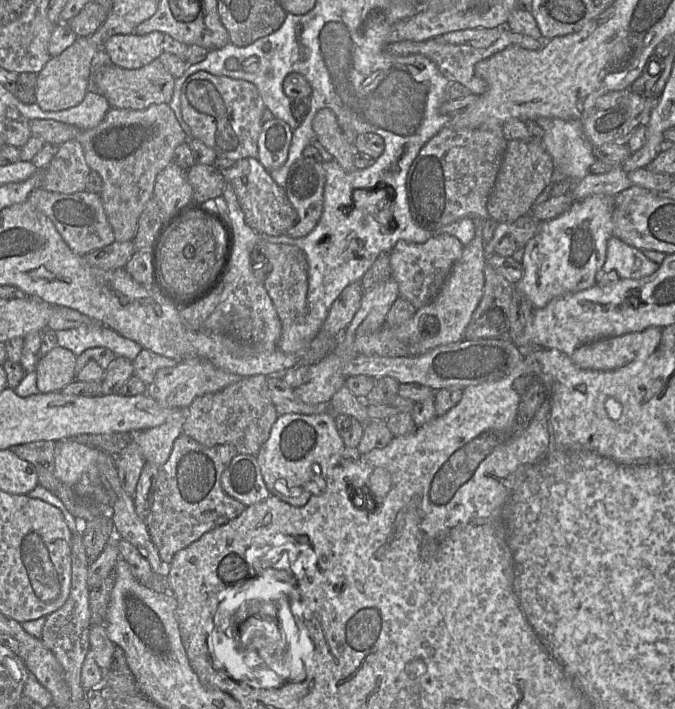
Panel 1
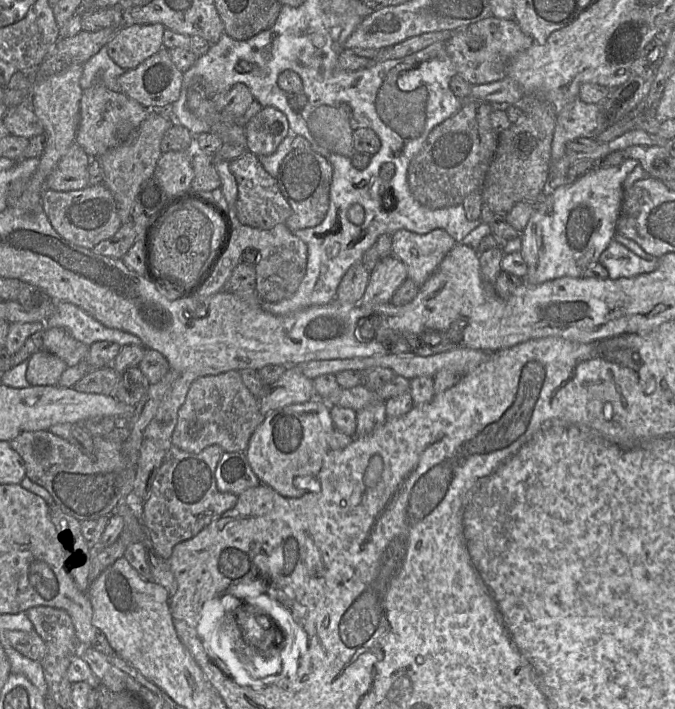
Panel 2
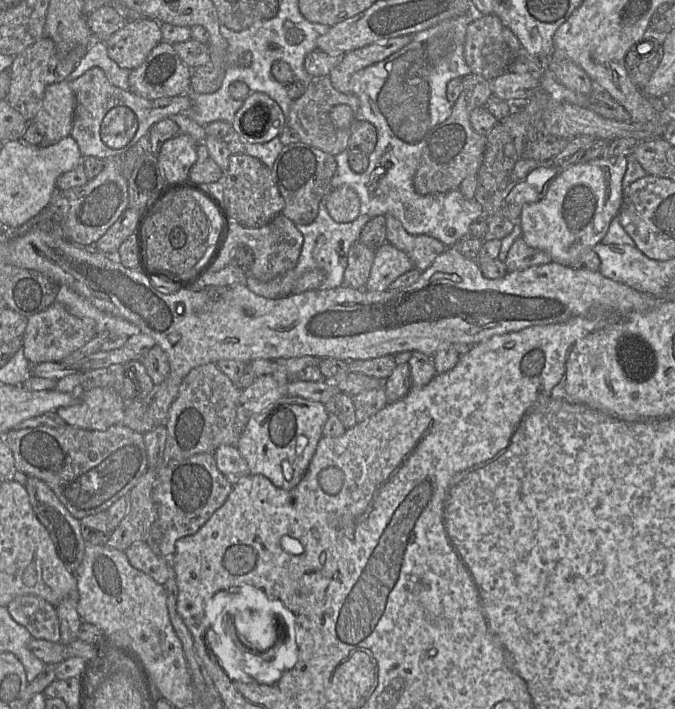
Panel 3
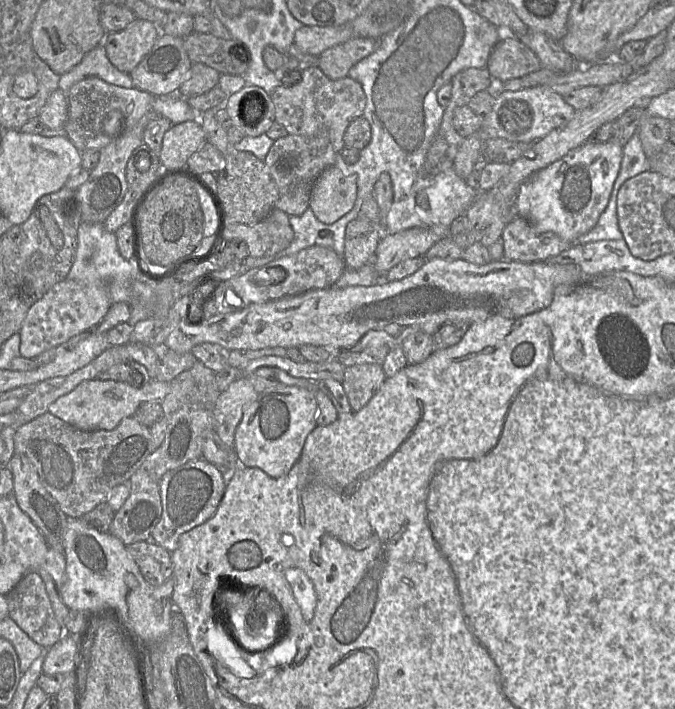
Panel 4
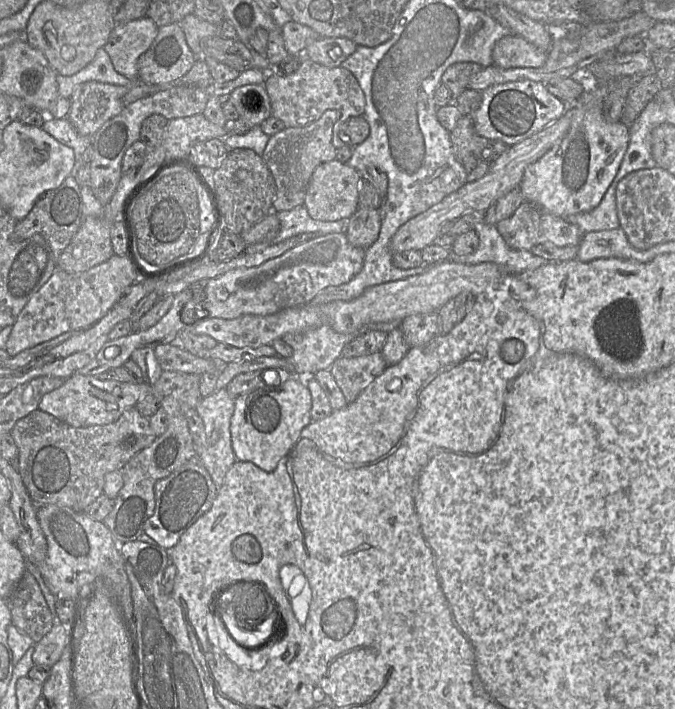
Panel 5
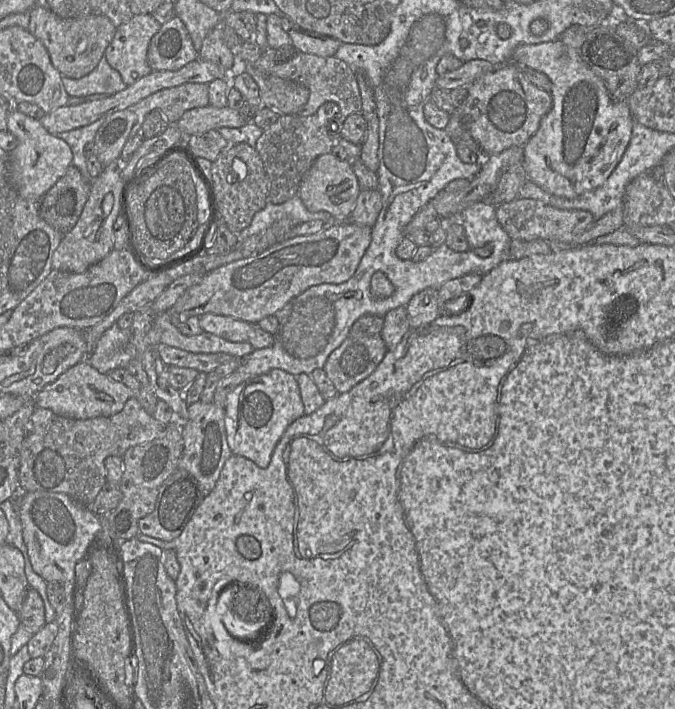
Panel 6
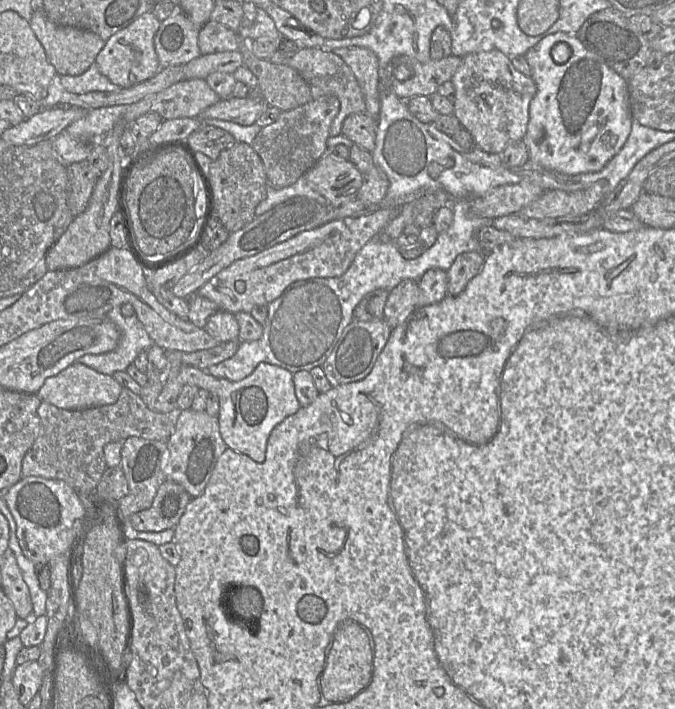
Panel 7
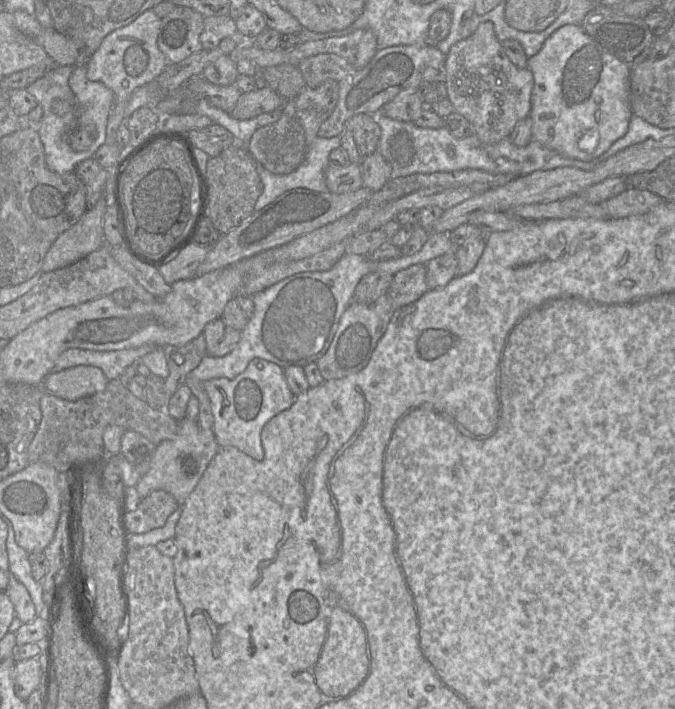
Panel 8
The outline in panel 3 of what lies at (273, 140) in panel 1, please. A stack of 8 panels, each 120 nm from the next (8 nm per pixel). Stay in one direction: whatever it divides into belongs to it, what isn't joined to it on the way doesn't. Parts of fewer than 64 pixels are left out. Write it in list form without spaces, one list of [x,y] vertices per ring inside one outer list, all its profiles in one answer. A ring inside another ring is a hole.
[[[250,92],[232,122],[232,129],[245,143],[251,144],[263,144],[277,138],[285,126],[280,106],[262,92]]]

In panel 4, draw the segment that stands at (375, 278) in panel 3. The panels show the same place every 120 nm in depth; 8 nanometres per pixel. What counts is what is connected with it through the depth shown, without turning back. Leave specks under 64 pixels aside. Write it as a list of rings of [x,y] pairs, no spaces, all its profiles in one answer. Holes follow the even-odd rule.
[[[410,228],[395,234],[383,234],[374,256],[373,265],[381,278],[391,268],[410,258],[424,257],[441,236],[431,229]]]

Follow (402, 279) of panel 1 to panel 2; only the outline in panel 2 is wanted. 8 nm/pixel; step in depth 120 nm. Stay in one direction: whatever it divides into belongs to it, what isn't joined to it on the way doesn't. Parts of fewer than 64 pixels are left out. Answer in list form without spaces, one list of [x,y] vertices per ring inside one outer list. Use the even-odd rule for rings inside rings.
[[[442,229],[427,234],[398,230],[392,236],[392,255],[407,268],[408,278],[421,287],[444,257],[456,246],[455,240]]]

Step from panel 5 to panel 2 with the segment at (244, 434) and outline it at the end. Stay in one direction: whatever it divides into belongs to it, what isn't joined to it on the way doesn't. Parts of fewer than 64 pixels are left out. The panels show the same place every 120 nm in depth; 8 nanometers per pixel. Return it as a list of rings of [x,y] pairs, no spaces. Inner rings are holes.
[[[319,398],[292,404],[268,413],[252,434],[245,454],[249,464],[264,483],[286,498],[299,498],[308,491],[296,488],[294,479],[318,476],[329,448],[329,439],[335,430],[330,406]]]

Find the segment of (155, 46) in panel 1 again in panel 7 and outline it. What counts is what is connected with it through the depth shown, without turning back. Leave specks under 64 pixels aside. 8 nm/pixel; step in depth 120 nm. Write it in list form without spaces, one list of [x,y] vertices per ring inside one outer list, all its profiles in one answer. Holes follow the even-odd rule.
[[[147,12],[113,34],[96,57],[95,64],[100,73],[122,89],[134,87],[156,75],[161,67],[154,48],[154,36],[160,24],[152,12]]]

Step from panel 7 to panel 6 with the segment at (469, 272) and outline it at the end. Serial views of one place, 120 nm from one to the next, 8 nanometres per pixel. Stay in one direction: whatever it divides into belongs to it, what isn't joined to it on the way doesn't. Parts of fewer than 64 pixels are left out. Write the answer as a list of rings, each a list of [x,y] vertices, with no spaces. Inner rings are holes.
[[[471,273],[445,282],[438,289],[440,315],[458,315],[466,310],[470,303],[470,292],[481,278],[482,276]]]

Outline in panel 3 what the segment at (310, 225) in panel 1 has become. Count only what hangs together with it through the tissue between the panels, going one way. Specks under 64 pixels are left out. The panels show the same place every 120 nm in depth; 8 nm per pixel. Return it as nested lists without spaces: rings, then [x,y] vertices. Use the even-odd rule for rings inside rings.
[[[301,141],[286,145],[276,158],[271,173],[284,199],[282,214],[295,224],[309,225],[317,217],[319,207],[330,191],[337,164],[333,155]]]

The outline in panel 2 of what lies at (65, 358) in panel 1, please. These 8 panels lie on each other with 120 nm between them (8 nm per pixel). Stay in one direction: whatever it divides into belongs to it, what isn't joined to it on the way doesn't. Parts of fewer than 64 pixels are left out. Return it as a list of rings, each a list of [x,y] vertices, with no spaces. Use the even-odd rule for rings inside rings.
[[[45,350],[34,353],[27,362],[26,379],[31,386],[58,385],[61,375],[68,368],[68,365],[61,358]]]

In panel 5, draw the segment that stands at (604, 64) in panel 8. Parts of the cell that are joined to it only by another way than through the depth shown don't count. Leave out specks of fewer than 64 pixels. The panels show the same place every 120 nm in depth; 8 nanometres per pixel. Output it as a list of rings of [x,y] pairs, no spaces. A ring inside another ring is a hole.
[[[508,35],[500,39],[492,51],[493,64],[502,69],[539,68],[548,58],[545,53],[526,39]],[[588,71],[582,72],[577,80],[586,82],[585,92],[574,103],[567,105],[567,109],[573,108],[568,133],[560,144],[525,169],[520,183],[524,201],[562,218],[588,212],[598,206],[617,174],[629,142],[630,130],[625,124],[605,119],[602,85],[601,91],[594,91],[594,84],[597,83],[588,80]]]

